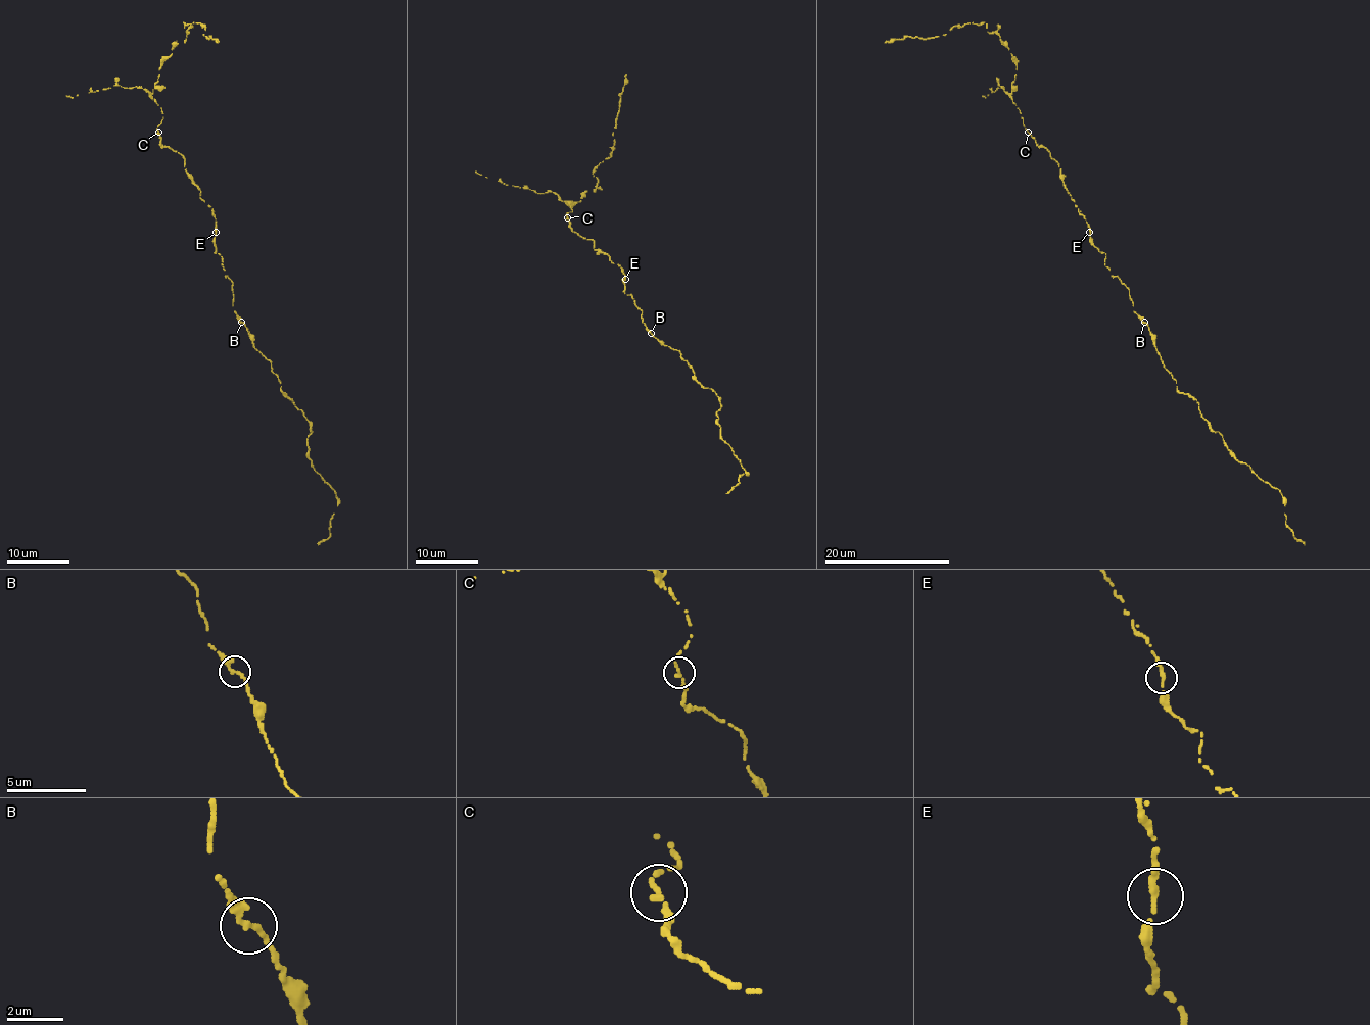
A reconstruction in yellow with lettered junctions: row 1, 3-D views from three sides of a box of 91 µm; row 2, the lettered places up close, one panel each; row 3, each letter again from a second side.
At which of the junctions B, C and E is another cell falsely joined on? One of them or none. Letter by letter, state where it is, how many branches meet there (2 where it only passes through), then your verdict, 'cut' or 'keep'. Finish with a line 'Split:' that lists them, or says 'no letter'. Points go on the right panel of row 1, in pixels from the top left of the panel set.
B: (1144, 322) | 2 | keep
C: (1028, 132) | 2 | keep
E: (1089, 232) | 2 | keep
Split: no letter

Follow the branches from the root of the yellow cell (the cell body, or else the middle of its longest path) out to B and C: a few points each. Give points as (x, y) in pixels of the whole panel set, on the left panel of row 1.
B: (215, 238), (215, 252), (222, 258), (225, 276), (233, 284), (234, 313), (241, 323)
C: (215, 238), (213, 208), (200, 197), (200, 190), (185, 169), (185, 158), (162, 146), (157, 132)

